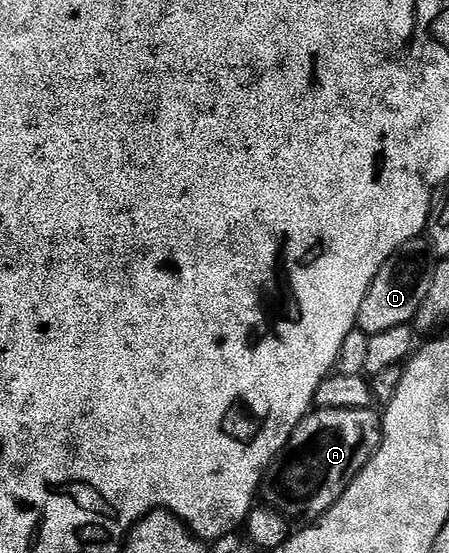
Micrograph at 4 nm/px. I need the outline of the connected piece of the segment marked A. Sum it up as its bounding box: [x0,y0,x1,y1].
[262,408,384,522]

